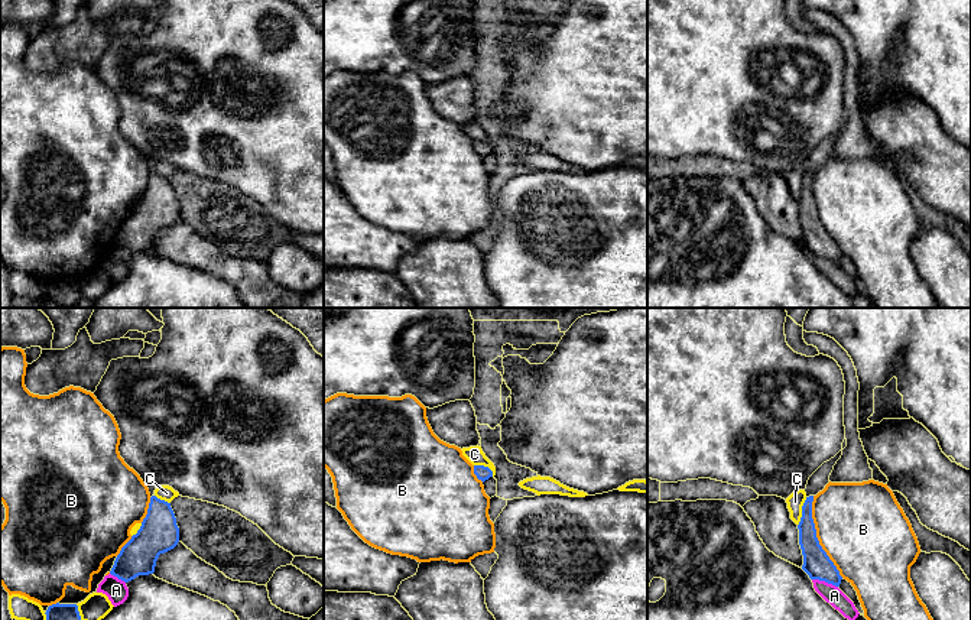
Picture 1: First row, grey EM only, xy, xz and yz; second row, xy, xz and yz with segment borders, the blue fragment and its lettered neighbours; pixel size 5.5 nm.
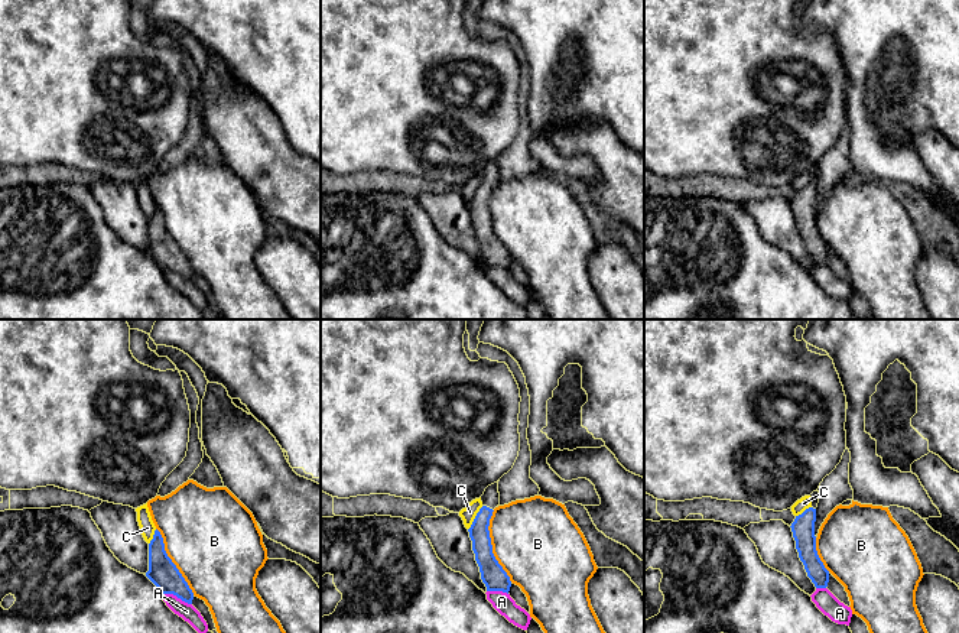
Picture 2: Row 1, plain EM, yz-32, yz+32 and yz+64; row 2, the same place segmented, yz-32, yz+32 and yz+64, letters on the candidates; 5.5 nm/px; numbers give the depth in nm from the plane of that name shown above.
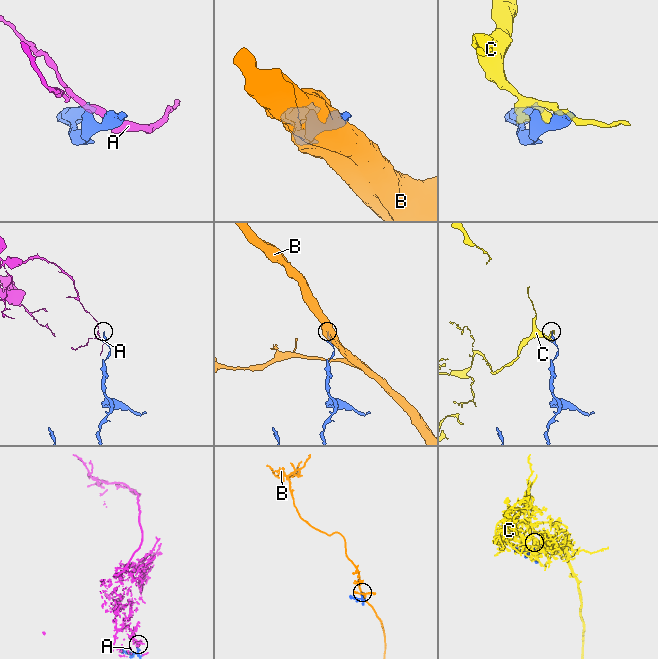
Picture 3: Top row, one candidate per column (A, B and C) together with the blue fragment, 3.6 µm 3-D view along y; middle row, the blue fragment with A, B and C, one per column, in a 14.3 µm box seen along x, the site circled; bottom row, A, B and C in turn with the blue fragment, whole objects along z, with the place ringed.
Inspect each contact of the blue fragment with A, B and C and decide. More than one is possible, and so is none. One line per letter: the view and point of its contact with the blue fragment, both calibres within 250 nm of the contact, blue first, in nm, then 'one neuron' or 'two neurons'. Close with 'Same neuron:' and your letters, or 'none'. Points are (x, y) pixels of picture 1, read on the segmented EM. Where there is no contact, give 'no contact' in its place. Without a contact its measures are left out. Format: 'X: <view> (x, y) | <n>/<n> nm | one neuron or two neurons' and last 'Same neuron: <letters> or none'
A: yz (825, 581) | 160/100 nm | two neurons
B: yz (815, 536) | 160/480 nm | two neurons
C: yz (802, 512) | 120/90 nm | two neurons
Same neuron: none

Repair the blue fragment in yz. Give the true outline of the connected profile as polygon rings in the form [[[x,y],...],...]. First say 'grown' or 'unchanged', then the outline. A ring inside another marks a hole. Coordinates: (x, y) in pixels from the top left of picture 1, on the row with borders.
grown; [[[842,449],[829,461],[824,462],[808,480],[805,493],[806,500],[802,506],[802,517],[798,525],[799,529],[799,545],[803,555],[802,569],[809,575],[811,580],[825,581],[835,587],[840,587],[842,577],[840,571],[829,559],[827,552],[819,545],[816,538],[816,529],[812,519],[812,501],[814,497],[825,488],[829,483],[829,475],[834,465],[841,458]]]

